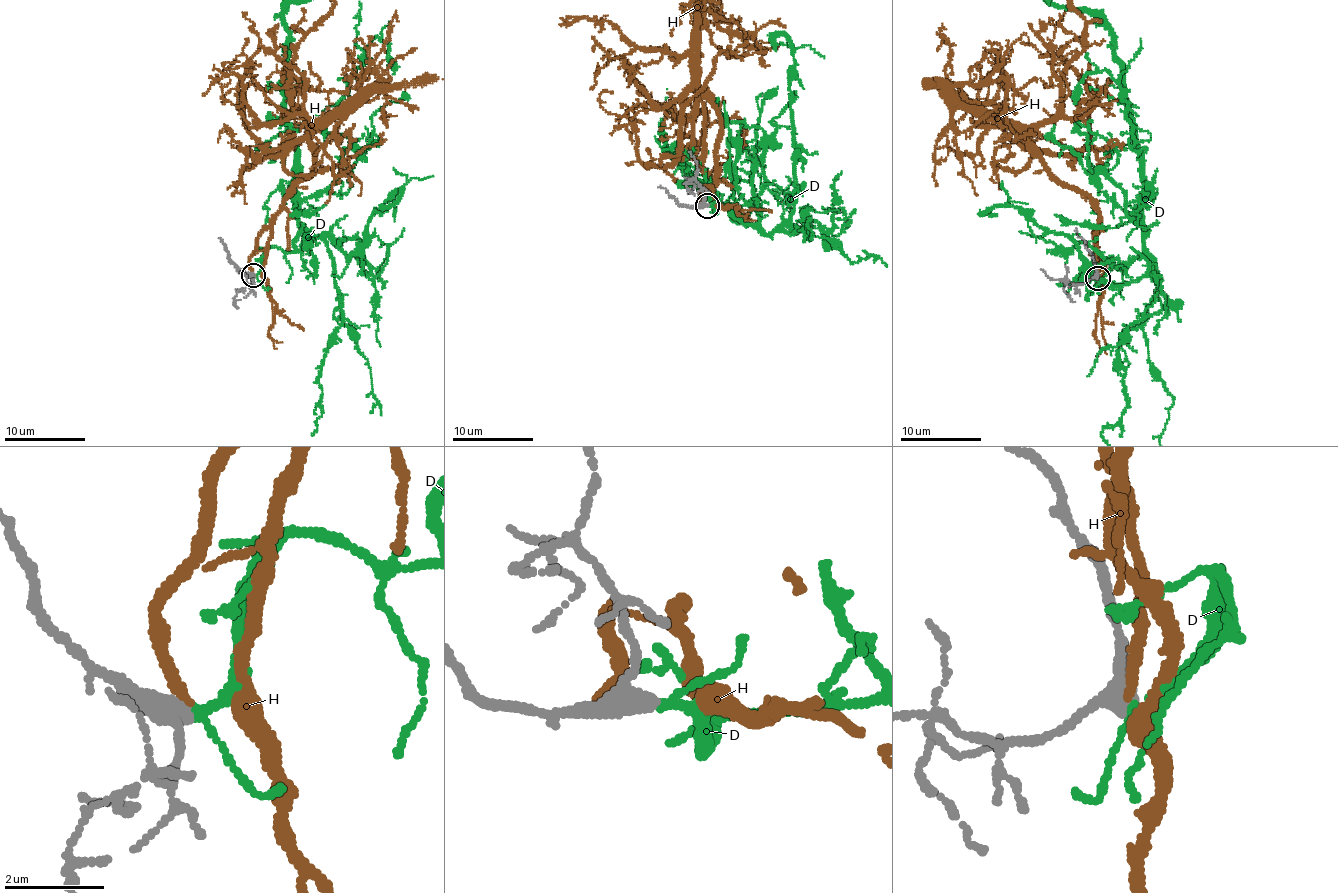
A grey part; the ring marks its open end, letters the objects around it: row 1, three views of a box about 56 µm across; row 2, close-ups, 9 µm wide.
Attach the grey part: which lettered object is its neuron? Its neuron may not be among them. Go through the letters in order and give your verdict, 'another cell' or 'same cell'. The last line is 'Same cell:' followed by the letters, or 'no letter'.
D: same cell
H: another cell
Same cell: D

